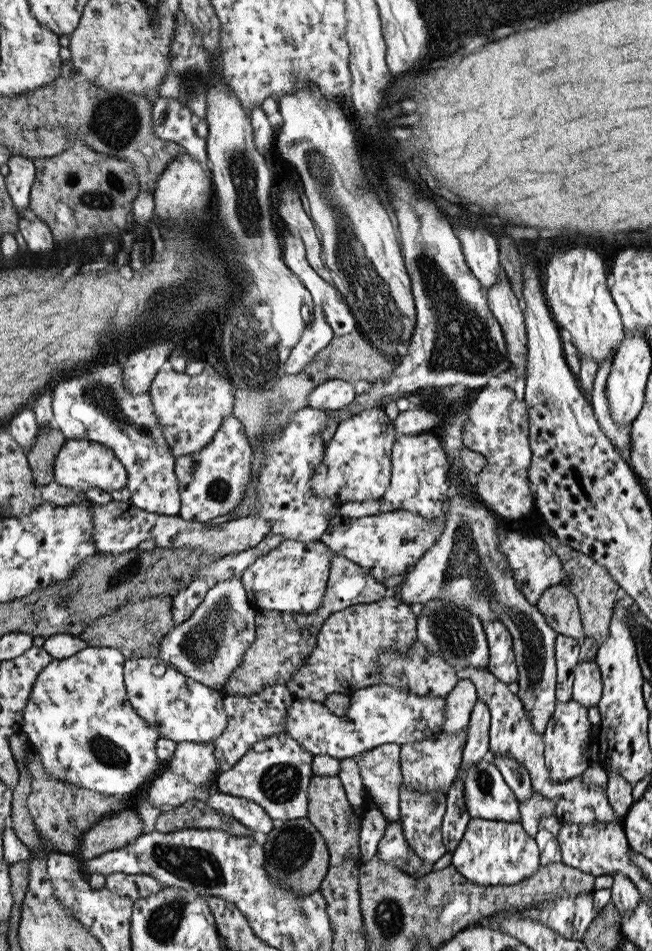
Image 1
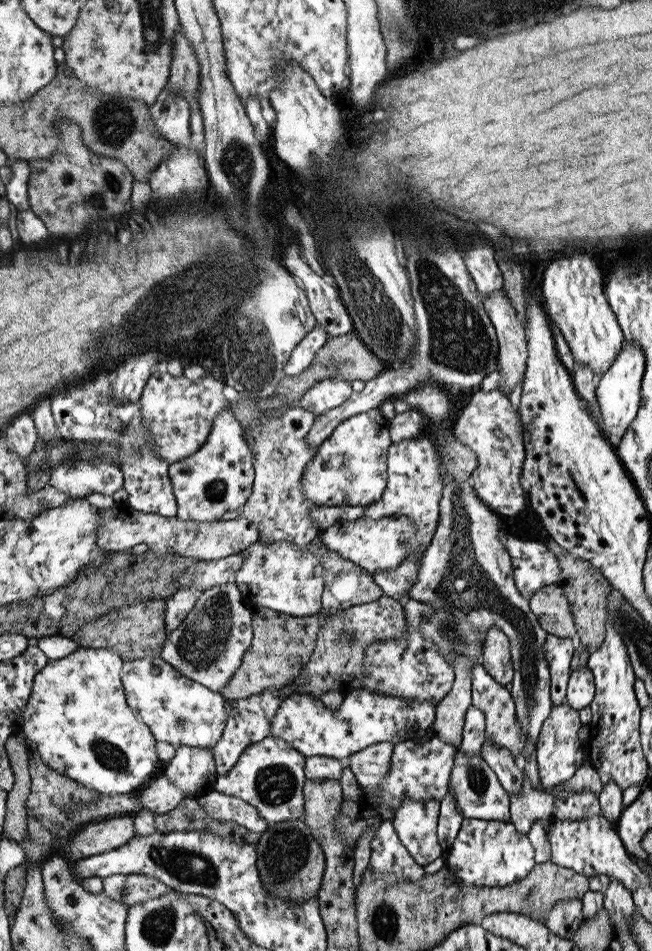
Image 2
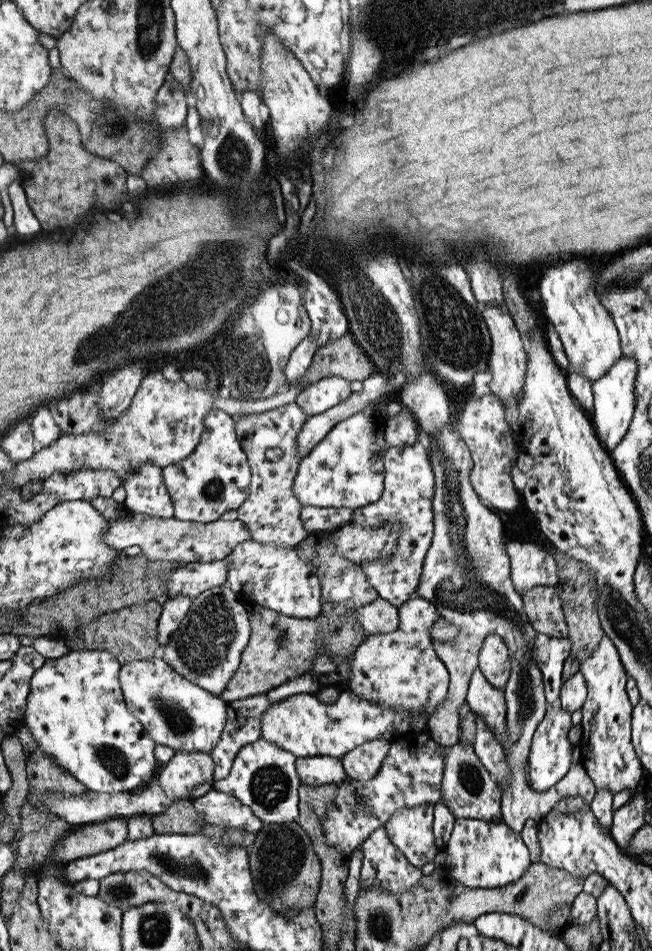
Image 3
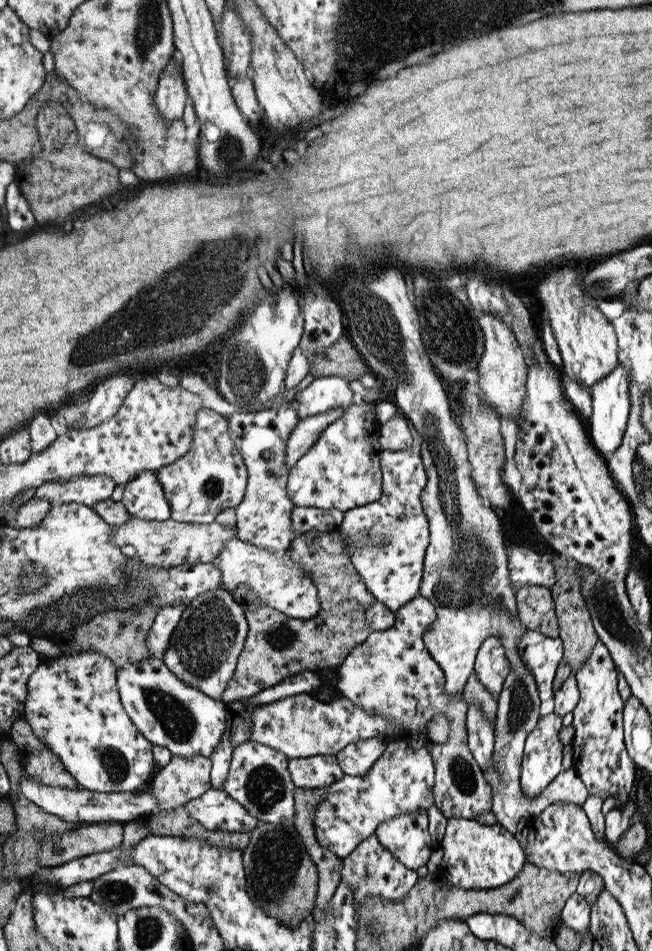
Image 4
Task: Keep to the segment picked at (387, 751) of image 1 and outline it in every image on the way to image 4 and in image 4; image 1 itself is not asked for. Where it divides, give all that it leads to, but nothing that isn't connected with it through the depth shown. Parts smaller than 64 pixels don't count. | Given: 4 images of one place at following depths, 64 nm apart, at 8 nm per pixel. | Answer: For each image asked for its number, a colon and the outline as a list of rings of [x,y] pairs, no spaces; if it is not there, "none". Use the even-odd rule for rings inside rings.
2: [[[377,742],[347,758],[353,778],[357,778],[357,784],[363,792],[379,796],[379,782],[385,780],[387,772],[391,770],[389,764],[393,748],[395,746],[391,742]]]
3: [[[371,740],[365,742],[361,746],[355,746],[353,750],[345,752],[339,760],[343,764],[343,772],[349,780],[359,780],[359,782],[367,782],[373,780],[377,776],[377,770],[385,758],[385,754],[389,752],[391,742],[387,740]]]
4: [[[367,738],[353,744],[347,744],[339,752],[335,752],[335,760],[343,772],[343,776],[367,776],[369,768],[375,764],[379,756],[383,756],[387,748],[387,740]]]

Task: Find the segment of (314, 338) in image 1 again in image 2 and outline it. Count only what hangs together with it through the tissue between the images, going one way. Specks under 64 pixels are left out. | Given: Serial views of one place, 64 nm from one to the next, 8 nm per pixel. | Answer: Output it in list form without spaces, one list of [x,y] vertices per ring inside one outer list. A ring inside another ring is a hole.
[[[315,324],[311,332],[293,348],[287,364],[283,366],[283,374],[291,378],[303,374],[309,368],[309,364],[313,364],[317,352],[327,344],[327,340],[329,340],[329,334],[325,334],[325,330],[321,330],[319,324]]]

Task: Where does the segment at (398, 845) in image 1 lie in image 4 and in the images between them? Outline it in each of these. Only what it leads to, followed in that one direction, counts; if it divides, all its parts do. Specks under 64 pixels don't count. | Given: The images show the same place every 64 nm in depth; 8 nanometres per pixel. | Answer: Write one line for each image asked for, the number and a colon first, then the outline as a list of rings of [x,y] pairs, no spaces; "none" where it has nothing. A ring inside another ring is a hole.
2: [[[389,820],[379,824],[373,840],[369,842],[369,852],[371,852],[371,854],[369,854],[369,864],[367,864],[367,866],[369,866],[373,872],[393,874],[393,876],[397,878],[397,884],[403,884],[405,880],[409,880],[409,882],[419,882],[419,880],[425,876],[423,868],[421,868],[417,862],[413,862],[413,858],[407,854],[407,850],[399,844],[399,840],[397,840],[397,836],[395,836],[395,830],[391,828],[391,822],[389,822]]]
3: [[[377,828],[365,844],[361,844],[361,870],[359,870],[359,890],[381,886],[391,894],[407,892],[413,888],[421,870],[409,864],[401,852],[397,852],[385,836],[385,828]]]
4: [[[373,836],[365,842],[361,842],[361,846],[357,846],[357,850],[351,856],[345,856],[345,862],[341,866],[341,882],[347,884],[351,888],[353,894],[353,906],[355,904],[363,904],[365,898],[369,896],[381,896],[385,900],[399,900],[405,898],[409,888],[417,882],[417,874],[415,870],[407,868],[401,862],[395,862],[393,856],[383,850],[377,840],[373,840]]]

